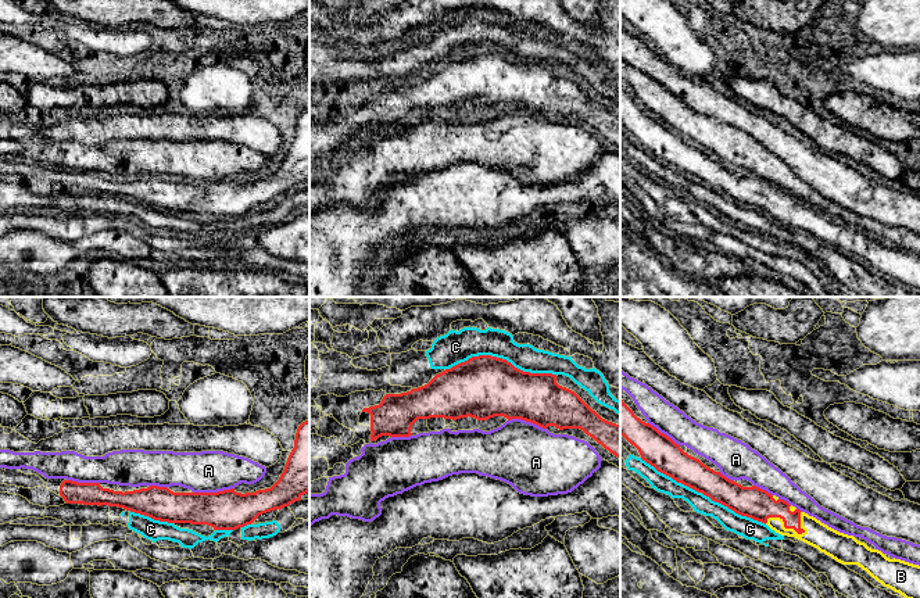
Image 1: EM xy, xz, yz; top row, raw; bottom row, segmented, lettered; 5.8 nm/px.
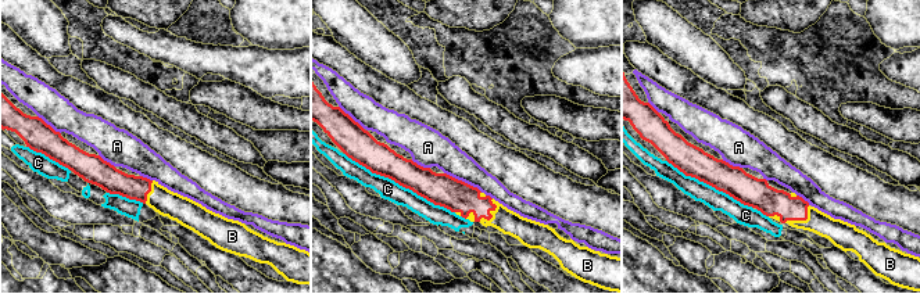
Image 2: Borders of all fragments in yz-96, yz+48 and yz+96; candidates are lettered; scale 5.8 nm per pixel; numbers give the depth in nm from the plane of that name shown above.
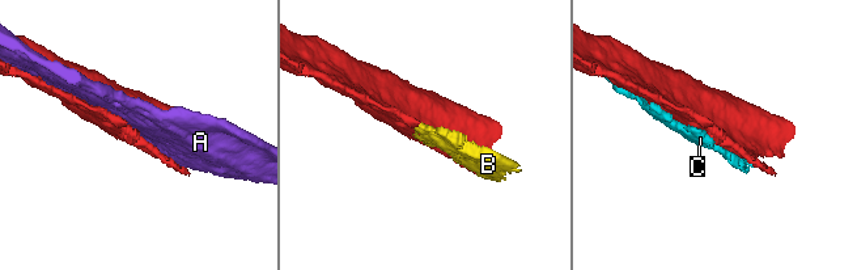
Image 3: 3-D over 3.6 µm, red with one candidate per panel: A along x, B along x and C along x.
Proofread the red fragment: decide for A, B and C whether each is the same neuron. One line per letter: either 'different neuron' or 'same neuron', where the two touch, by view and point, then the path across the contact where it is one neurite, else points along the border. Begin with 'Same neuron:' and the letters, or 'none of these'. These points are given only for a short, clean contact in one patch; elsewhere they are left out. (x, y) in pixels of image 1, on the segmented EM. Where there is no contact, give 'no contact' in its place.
Same neuron: B
A: different neuron; contact xy (213, 493)
B: same neuron; contact yz (784, 525)
C: different neuron; contact yz (702, 493)

